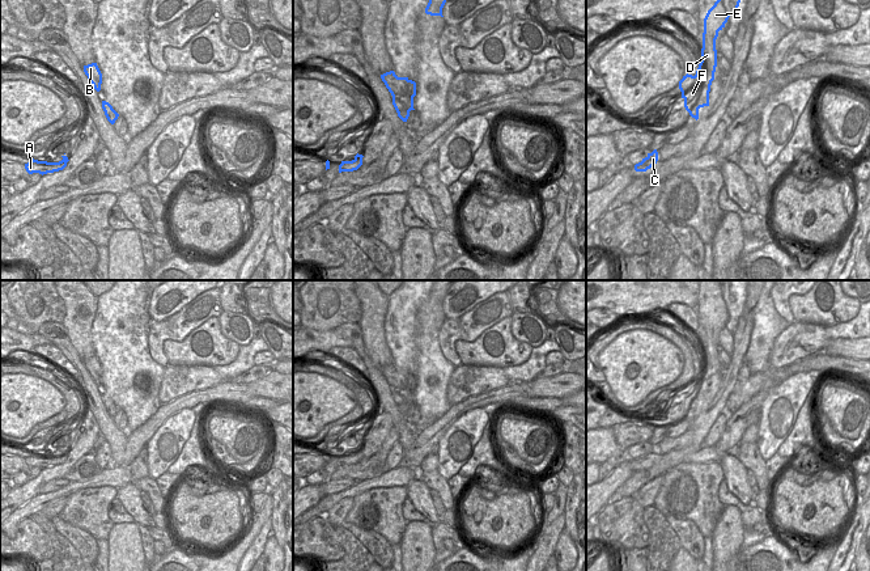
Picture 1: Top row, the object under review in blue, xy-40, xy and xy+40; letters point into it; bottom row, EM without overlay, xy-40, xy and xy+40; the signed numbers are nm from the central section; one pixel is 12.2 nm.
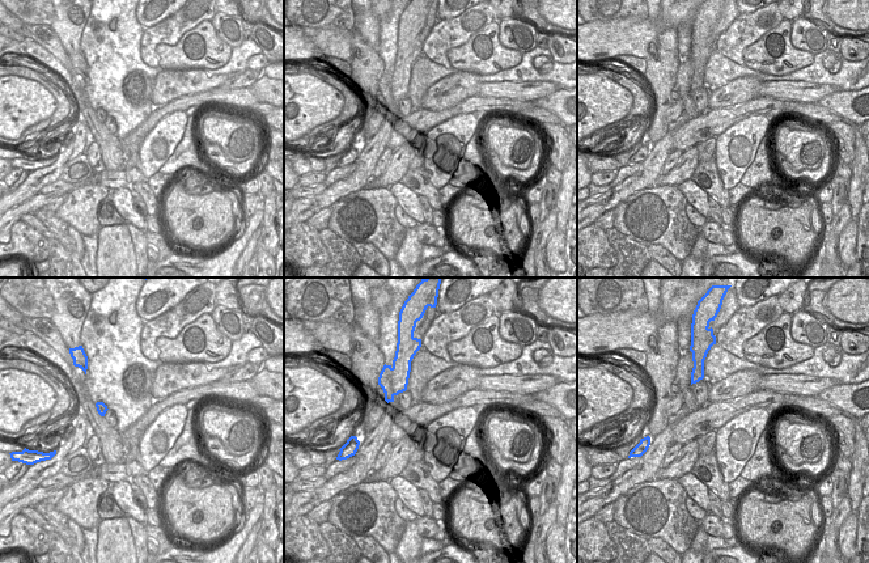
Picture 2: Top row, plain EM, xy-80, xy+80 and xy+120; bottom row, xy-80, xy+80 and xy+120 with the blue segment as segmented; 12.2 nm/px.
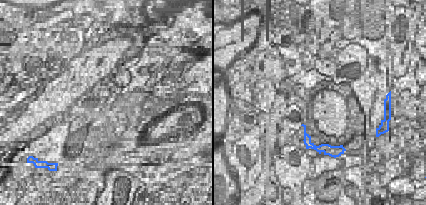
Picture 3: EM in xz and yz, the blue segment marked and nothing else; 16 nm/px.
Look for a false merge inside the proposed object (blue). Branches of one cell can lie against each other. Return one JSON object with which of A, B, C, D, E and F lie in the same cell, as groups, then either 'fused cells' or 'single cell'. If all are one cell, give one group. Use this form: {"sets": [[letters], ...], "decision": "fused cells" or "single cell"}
{"sets": [["A", "B", "C", "F"], ["D", "E"]], "decision": "fused cells"}

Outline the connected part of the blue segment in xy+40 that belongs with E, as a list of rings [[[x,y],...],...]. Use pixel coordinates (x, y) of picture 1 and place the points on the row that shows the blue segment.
[[[717,0],[704,18],[701,62],[696,71],[696,80],[701,83],[701,96],[706,97],[708,103],[710,85],[714,80],[717,67],[716,39],[718,31],[725,28],[729,17],[738,16],[739,3],[740,0]]]

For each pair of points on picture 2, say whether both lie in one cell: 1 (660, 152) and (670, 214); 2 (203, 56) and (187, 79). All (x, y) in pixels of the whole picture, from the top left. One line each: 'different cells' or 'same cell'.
1: different cells
2: different cells

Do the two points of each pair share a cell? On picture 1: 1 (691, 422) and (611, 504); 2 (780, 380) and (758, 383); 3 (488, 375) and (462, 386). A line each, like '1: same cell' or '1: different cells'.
1: same cell
2: same cell
3: same cell

